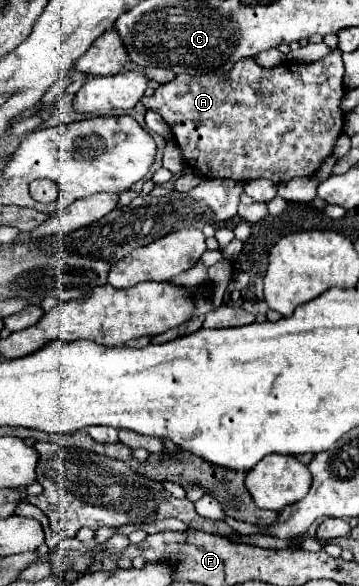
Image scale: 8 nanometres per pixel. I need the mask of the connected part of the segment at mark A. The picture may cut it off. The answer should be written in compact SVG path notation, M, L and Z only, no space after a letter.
M331 49L315 63L289 61L265 69L255 59L241 59L229 75L177 75L171 83L161 85L153 97L143 97L141 103L169 123L187 165L199 169L205 177L243 183L263 177L283 183L293 177L311 177L321 161L331 155L333 143L343 131L343 113L339 109L343 93L341 51Z

